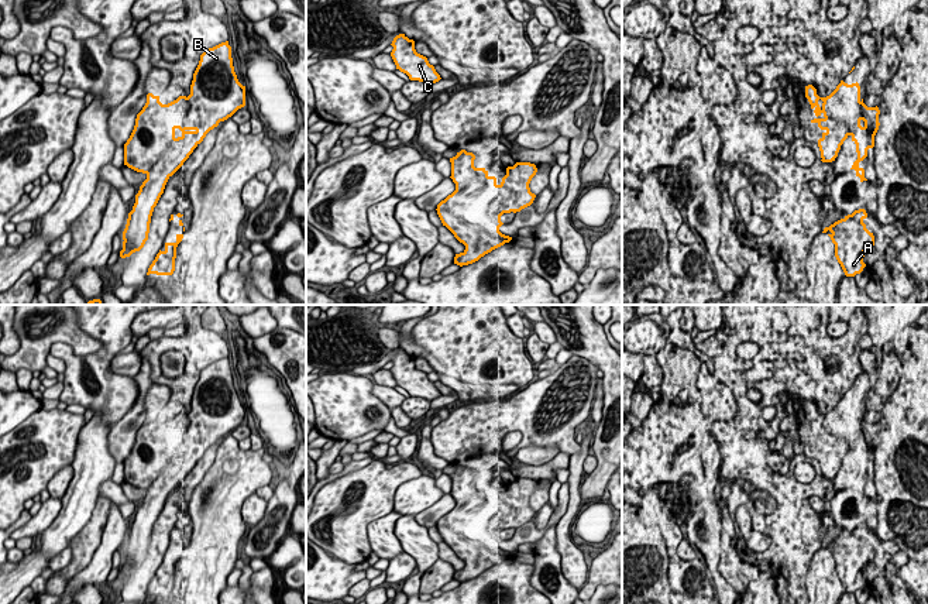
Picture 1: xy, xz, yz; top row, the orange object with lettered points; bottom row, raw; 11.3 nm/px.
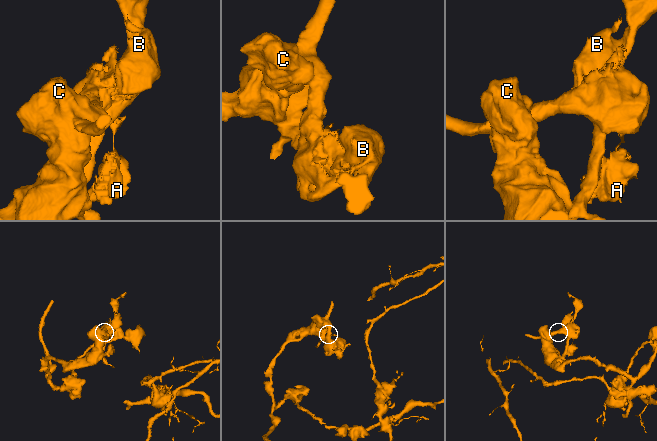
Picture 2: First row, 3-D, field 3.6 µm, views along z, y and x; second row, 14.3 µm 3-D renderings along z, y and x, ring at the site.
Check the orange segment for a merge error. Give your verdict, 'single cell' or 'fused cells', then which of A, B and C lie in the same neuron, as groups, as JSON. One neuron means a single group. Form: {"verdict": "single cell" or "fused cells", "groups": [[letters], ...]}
{"verdict": "single cell", "groups": [["A", "B", "C"]]}

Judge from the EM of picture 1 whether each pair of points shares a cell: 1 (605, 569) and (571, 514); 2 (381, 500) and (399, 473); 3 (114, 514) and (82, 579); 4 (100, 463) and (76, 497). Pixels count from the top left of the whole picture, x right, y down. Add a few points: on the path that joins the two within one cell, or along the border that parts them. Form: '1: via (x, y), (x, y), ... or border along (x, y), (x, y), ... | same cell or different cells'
1: border along (588, 568), (588, 576), (578, 589) | different cells
2: via (381, 493), (392, 480) | same cell
3: via (114, 531), (114, 536), (99, 563) | same cell
4: via (92, 472), (83, 488) | same cell

